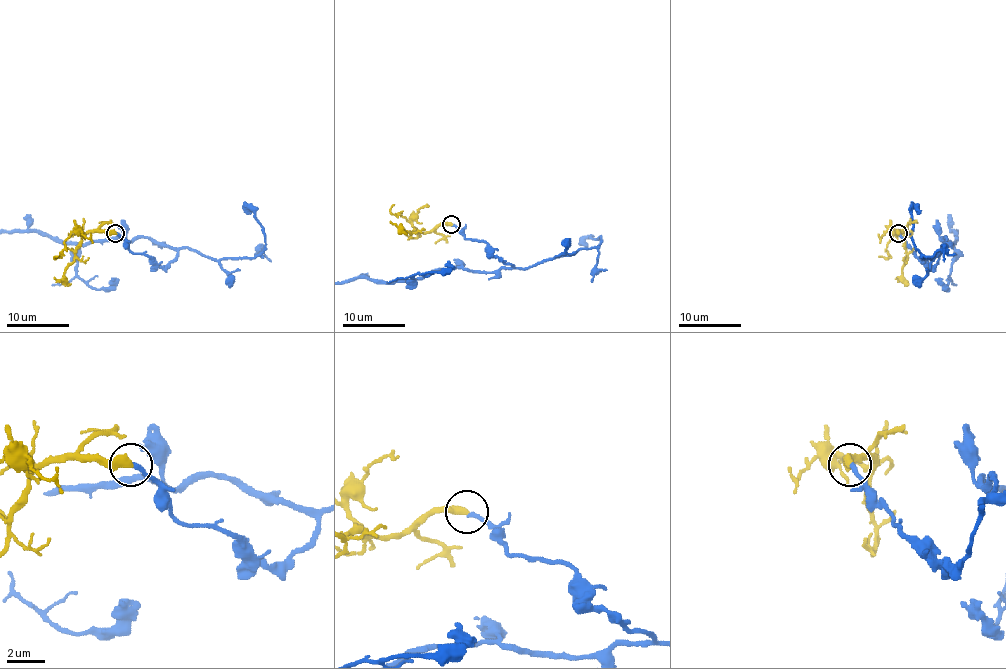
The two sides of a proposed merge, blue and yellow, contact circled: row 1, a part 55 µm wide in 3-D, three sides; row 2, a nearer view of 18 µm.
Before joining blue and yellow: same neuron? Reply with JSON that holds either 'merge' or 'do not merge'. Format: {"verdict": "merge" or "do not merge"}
{"verdict": "do not merge"}

